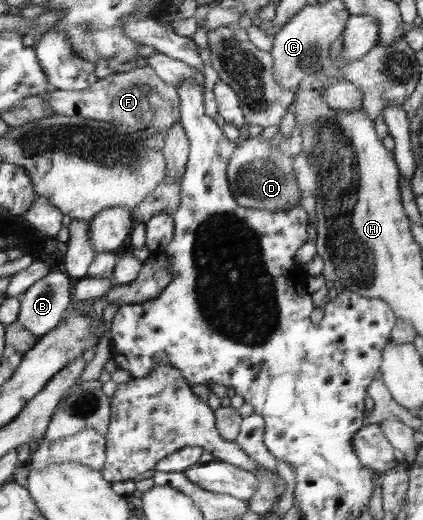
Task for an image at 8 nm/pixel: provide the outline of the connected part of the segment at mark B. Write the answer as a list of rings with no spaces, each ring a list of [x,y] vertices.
[[[50,271],[42,279],[36,281],[32,287],[29,287],[24,293],[19,295],[21,307],[17,321],[24,329],[32,332],[34,335],[43,336],[50,330],[59,325],[67,307],[72,301],[72,279],[64,272]]]

